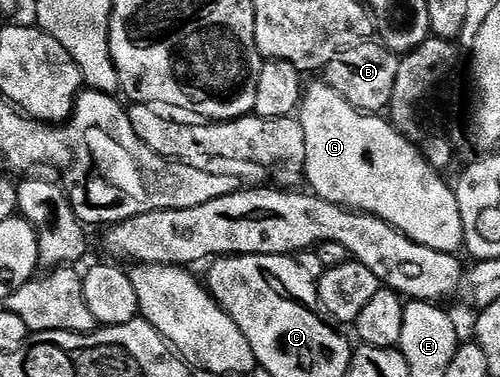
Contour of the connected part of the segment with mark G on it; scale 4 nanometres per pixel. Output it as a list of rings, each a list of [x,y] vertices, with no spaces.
[[[317,80],[312,87],[303,91],[300,99],[300,108],[298,111],[298,121],[302,132],[304,133],[305,144],[305,160],[304,160],[304,178],[309,182],[311,193],[318,198],[325,198],[327,202],[333,202],[335,206],[343,206],[349,210],[354,210],[362,214],[372,214],[376,218],[381,218],[386,224],[390,224],[398,232],[402,232],[410,240],[414,240],[418,244],[422,244],[426,248],[434,248],[438,252],[446,252],[447,254],[456,254],[464,244],[464,229],[462,228],[462,214],[458,212],[458,200],[456,199],[456,191],[451,185],[448,186],[443,182],[441,171],[434,169],[429,162],[424,159],[421,147],[415,146],[411,142],[407,133],[401,132],[397,127],[393,126],[387,117],[377,116],[375,114],[365,114],[362,110],[355,110],[346,100],[342,100],[342,96],[338,96],[338,92],[334,92],[334,88],[330,88],[328,83],[323,80]]]

